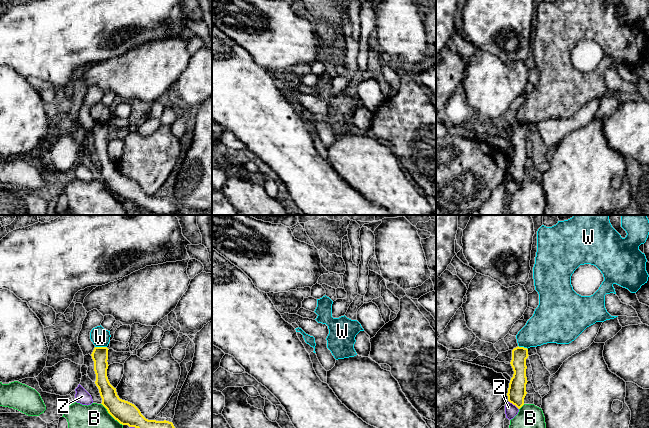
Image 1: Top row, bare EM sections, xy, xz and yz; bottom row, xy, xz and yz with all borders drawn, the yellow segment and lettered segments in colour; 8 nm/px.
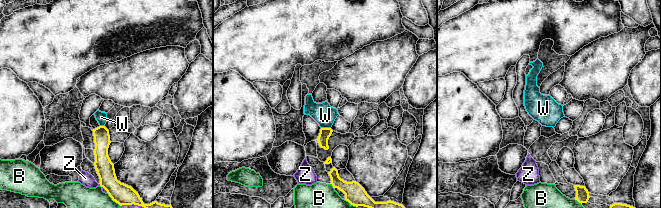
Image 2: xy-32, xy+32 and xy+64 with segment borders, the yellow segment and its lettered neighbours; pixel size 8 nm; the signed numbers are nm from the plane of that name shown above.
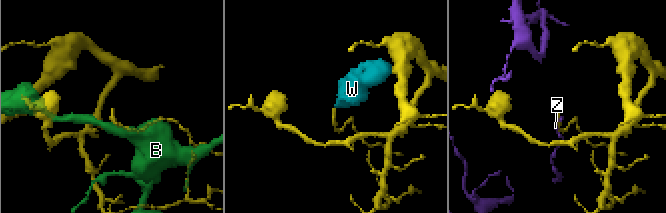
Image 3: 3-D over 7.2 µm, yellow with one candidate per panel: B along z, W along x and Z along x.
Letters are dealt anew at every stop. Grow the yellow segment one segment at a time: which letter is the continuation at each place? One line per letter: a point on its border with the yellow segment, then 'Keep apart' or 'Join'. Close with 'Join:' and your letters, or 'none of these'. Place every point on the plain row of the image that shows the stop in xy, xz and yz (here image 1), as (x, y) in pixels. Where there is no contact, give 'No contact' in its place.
B: Touches yellow at xy (111, 191). Keep apart
W: Touches yellow at xy (101, 123). Keep apart
Z: Touches yellow at yz (514, 180). Keep apart
Join: none of these

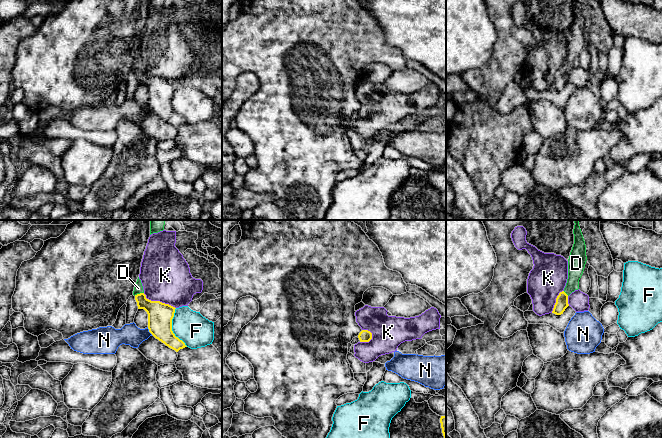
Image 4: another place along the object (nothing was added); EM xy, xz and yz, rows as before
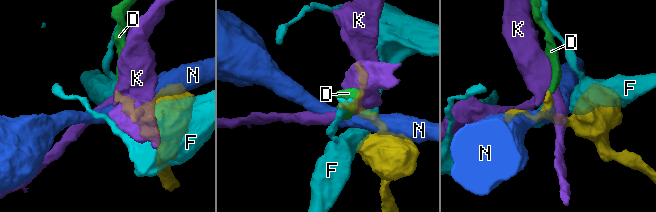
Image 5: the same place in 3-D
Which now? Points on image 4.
D: Touches yellow at xy (138, 70). Join
F: Touches yellow at xy (171, 104). Keep apart
K: Touches yellow at xy (159, 77). Keep apart
N: Touches yellow at xy (149, 107). Keep apart
Join: D

